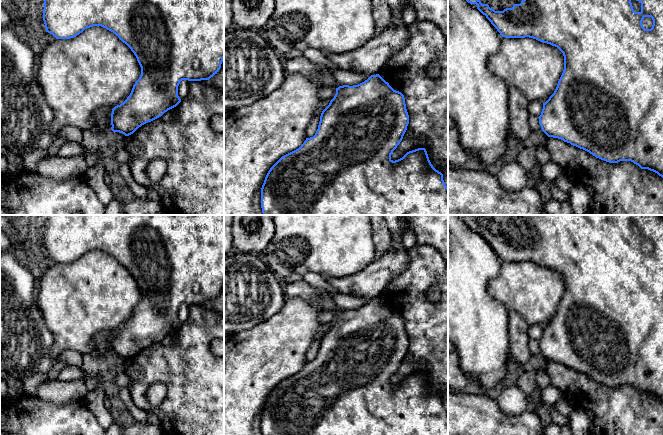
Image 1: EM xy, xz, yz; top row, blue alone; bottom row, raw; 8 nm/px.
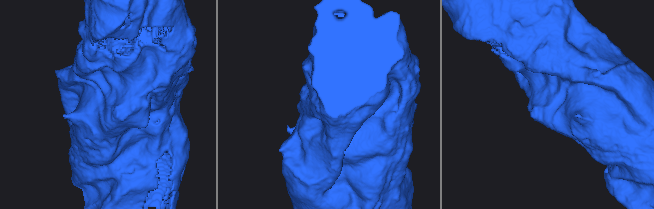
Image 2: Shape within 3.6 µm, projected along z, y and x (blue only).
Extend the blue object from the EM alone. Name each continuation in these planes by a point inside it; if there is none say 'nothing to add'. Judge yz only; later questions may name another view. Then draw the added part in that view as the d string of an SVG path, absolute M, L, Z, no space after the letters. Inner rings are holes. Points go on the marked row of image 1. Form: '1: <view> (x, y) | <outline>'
1: yz (498, 5) | M480 0L482 4L488 4L495 11L503 11L512 8L514 4L520 4L522 0Z

